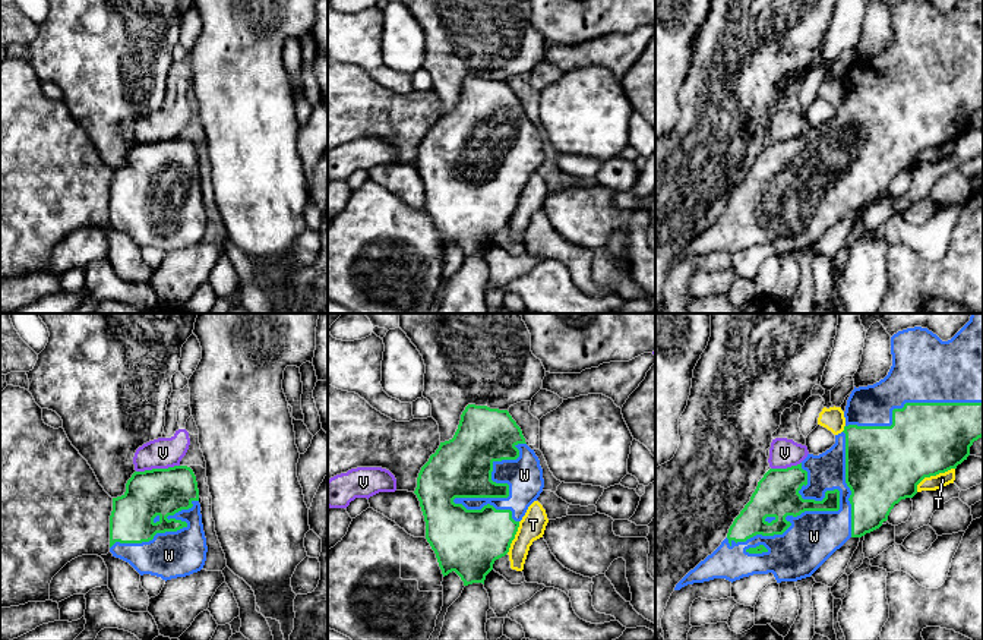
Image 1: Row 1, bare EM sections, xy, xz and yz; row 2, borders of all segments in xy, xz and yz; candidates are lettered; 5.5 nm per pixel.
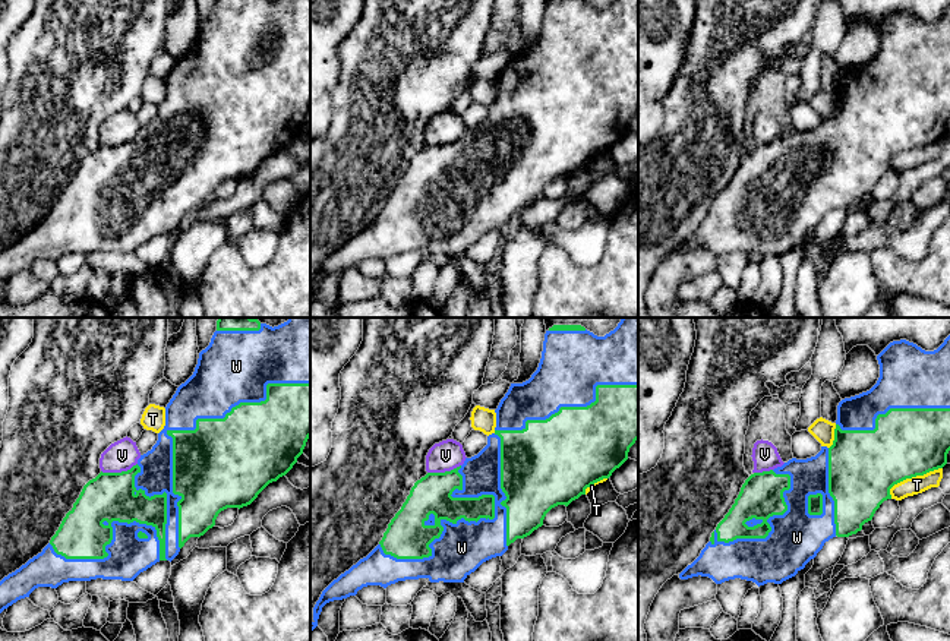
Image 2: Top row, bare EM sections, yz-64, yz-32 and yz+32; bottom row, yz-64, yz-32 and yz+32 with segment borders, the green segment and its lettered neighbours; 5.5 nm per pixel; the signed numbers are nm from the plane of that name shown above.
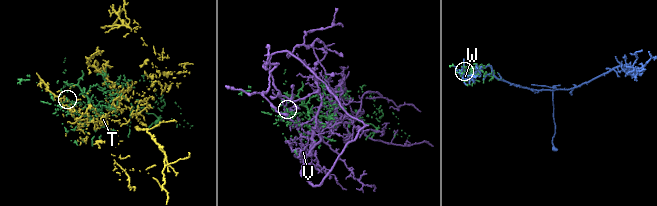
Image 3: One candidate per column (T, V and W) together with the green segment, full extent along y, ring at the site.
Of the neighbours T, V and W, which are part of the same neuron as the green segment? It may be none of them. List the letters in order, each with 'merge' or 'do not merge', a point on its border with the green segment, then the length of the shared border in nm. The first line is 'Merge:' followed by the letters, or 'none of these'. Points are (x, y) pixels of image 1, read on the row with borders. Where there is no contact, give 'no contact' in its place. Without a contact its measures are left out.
Merge: W
T: do not merge; meets green in yz at (932, 475); contact 260 nm long
V: do not merge; meets green in xy at (157, 469); contact 240 nm long
W: merge; meets green in yz at (786, 516); contact 700 nm long

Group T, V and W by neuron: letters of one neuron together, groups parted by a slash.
T / V / W

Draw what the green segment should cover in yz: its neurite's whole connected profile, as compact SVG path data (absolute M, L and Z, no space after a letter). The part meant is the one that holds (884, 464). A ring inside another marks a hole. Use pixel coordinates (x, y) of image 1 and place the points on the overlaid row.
M971 313L970 321L948 341L942 341L936 334L927 328L914 327L898 331L891 337L892 366L888 375L879 382L867 387L859 387L851 391L844 417L844 431L835 435L835 444L819 455L807 454L807 457L797 466L787 469L769 469L758 482L750 501L745 505L740 514L734 518L728 529L727 537L721 545L690 570L674 587L682 587L693 583L704 583L714 578L726 578L736 581L753 574L772 573L777 583L797 581L810 577L837 549L840 549L850 537L862 537L882 526L895 504L901 499L913 498L917 494L917 485L930 476L945 473L957 469L970 455L970 447L974 441L983 436L983 313Z

